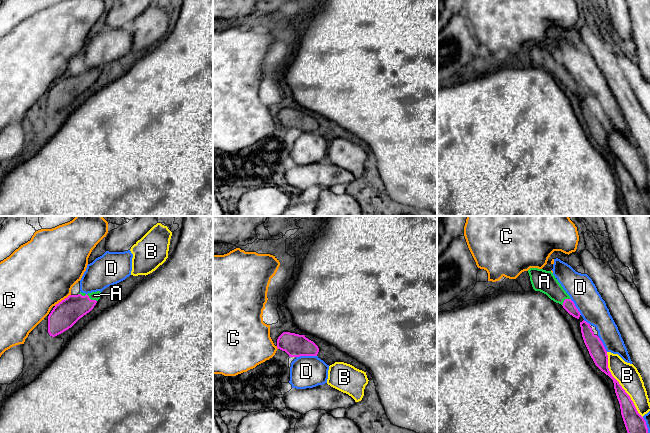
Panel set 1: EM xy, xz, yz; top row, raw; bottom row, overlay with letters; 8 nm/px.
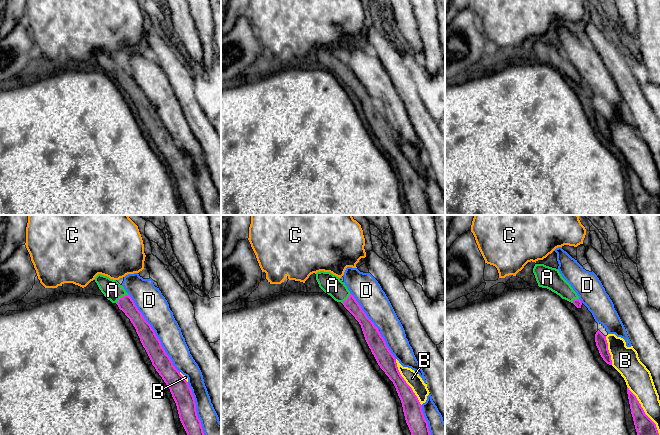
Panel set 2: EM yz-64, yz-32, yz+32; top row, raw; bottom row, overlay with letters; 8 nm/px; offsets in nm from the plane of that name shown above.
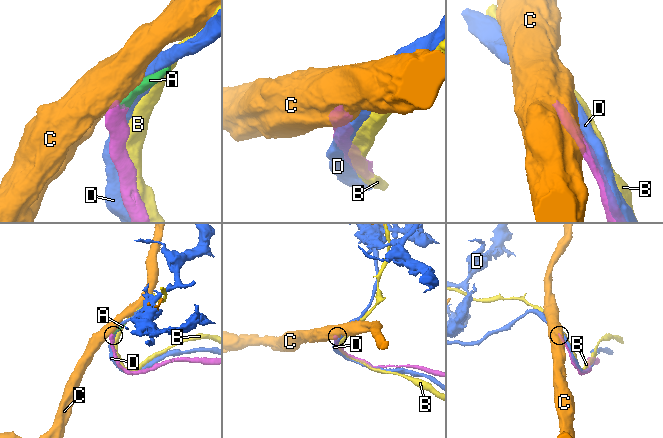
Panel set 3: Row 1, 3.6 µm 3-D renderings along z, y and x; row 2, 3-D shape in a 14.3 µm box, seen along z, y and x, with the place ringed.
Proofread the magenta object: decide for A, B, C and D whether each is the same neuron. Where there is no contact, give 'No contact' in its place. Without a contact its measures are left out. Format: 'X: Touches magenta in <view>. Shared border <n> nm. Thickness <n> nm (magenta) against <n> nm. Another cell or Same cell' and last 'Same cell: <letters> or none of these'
A: Touches magenta in xy. Shared border 170 nm. Thickness 220 nm (magenta) against 60 nm. Same cell
B: Touches magenta in yz. Shared border 600 nm. Thickness 130 nm (magenta) against 180 nm. Another cell
C: Touches magenta in xy. Shared border 160 nm. Thickness 220 nm (magenta) against 500 nm. Another cell
D: Touches magenta in xz. Shared border 170 nm. Thickness 190 nm (magenta) against 260 nm. Another cell
Same cell: A

